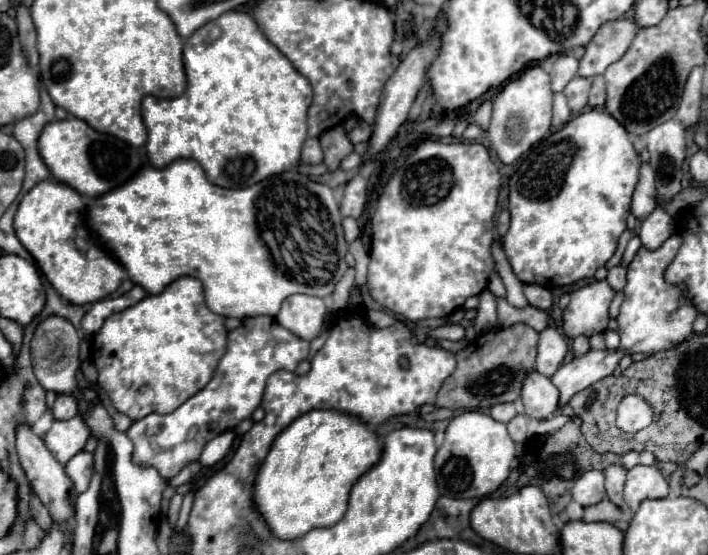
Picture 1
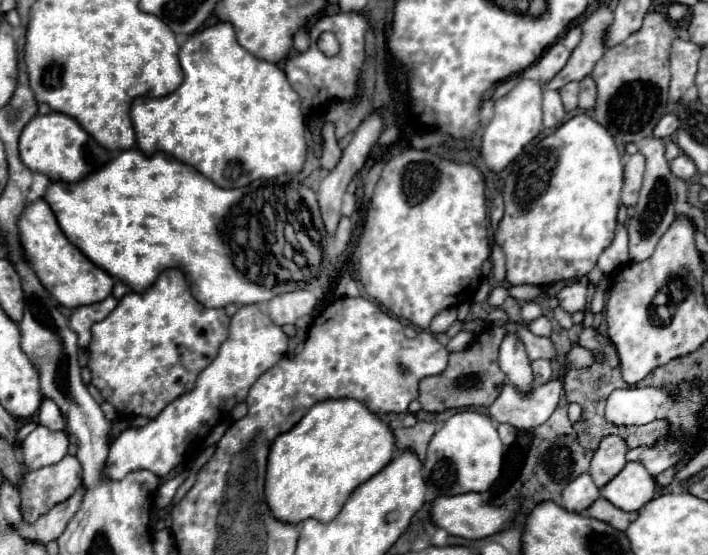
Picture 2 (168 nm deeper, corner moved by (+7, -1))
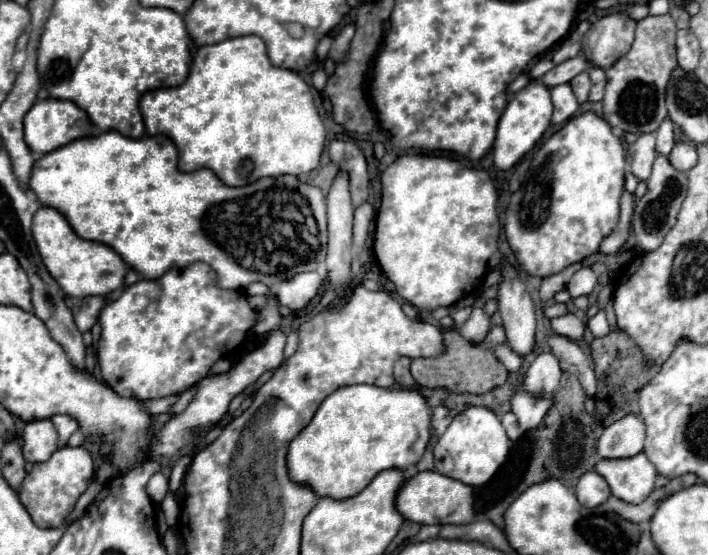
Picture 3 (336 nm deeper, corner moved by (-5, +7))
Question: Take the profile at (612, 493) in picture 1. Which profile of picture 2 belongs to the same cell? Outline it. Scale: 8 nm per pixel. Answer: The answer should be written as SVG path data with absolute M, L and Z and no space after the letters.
M614 434L602 438L600 446L596 448L590 460L590 476L598 488L606 486L624 468L626 452L628 452L628 446L624 438Z

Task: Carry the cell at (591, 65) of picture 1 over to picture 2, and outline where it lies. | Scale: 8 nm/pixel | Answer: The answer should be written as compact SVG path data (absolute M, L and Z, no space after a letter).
M600 4L600 8L592 12L584 22L582 42L570 54L566 66L548 84L544 84L546 90L558 90L564 84L572 80L582 80L592 72L596 62L606 52L604 34L610 22L612 22L612 8L608 4Z

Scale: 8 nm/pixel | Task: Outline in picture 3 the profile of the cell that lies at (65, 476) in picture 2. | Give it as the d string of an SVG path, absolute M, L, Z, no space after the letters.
M64 446L58 452L54 452L50 460L34 464L32 472L24 478L22 490L18 492L20 502L24 504L24 508L40 528L60 528L64 518L80 498L80 494L88 488L92 470L94 470L94 462L86 448Z

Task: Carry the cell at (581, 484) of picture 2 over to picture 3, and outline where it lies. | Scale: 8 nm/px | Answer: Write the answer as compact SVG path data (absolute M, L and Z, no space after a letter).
M588 470L586 474L580 476L576 484L576 496L580 504L584 504L586 508L594 508L608 500L610 488L608 488L608 482L596 470Z

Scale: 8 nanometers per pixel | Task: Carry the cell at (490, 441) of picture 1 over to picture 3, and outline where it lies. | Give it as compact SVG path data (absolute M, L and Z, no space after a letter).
M470 406L452 418L446 432L434 444L434 470L468 486L484 486L504 464L510 452L510 438L500 418L484 406Z

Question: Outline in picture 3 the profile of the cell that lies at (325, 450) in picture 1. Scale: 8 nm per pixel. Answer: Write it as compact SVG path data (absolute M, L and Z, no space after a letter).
M352 384L342 386L332 392L314 414L312 422L298 432L290 442L286 464L290 480L302 488L310 488L316 498L348 500L360 494L372 478L388 468L412 468L426 450L430 438L430 408L424 396L416 390L402 388L378 388L370 384Z

